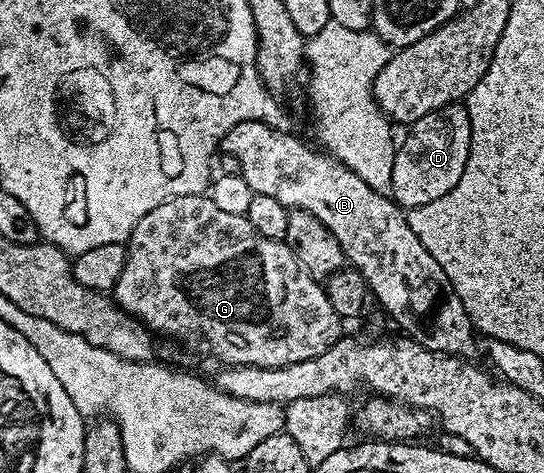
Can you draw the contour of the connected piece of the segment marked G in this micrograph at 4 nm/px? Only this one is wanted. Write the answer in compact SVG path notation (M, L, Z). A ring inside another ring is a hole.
M197 193L196 195L173 197L160 203L160 207L152 207L152 211L148 211L148 215L144 215L144 219L140 219L140 223L136 223L136 227L130 233L129 241L125 242L125 247L124 271L120 271L120 279L112 290L116 304L125 313L142 322L151 333L159 338L171 337L172 340L179 341L184 348L191 349L192 352L199 353L202 357L215 357L216 360L222 361L218 363L223 366L251 365L252 367L275 369L292 363L300 363L304 359L312 359L316 355L328 351L328 347L332 347L343 336L343 322L333 310L325 288L302 268L302 264L298 262L296 255L292 255L292 251L286 246L285 241L264 239L264 235L260 235L260 231L256 231L256 227L252 227L252 223L248 223L246 217L231 215L228 211L216 207L216 203L212 203L209 195Z

